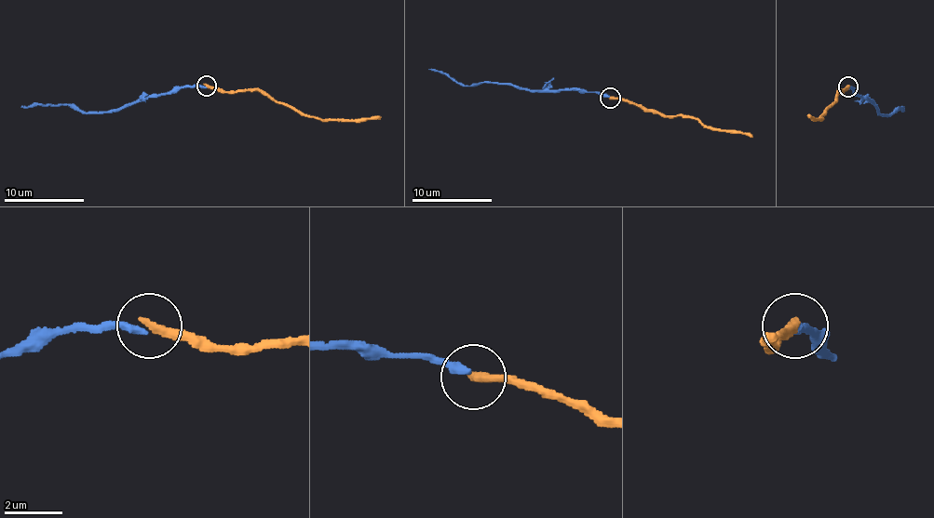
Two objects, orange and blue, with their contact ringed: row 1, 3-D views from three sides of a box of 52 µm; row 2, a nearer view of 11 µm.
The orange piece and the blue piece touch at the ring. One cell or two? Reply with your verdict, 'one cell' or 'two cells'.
one cell

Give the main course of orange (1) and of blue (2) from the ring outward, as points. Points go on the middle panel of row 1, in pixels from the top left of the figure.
1: (611, 97), (620, 97), (624, 101), (658, 111), (665, 116), (688, 116), (718, 129), (734, 129), (752, 137)
2: (610, 97), (569, 89), (525, 89), (507, 84), (478, 82), (462, 86), (428, 69)

